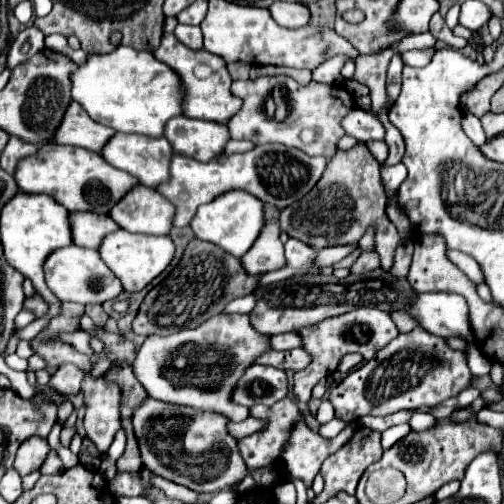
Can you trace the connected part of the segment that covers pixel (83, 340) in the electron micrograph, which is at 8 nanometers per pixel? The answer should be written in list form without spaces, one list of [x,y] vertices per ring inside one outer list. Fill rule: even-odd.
[[[78,330],[78,332],[74,332],[74,334],[60,334],[58,338],[60,338],[62,342],[66,342],[66,344],[74,346],[74,348],[76,348],[78,352],[82,352],[82,354],[94,354],[92,348],[88,346],[90,336],[88,336],[86,332],[82,332],[82,330]]]

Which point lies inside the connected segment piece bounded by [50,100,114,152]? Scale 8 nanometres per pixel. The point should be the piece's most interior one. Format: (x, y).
(77, 129)

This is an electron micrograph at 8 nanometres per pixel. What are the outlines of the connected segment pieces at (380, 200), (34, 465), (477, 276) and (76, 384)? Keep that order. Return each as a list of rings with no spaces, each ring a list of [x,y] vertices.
[[[356,144],[346,152],[338,152],[328,160],[326,172],[318,184],[296,204],[290,204],[280,214],[280,226],[290,238],[298,238],[312,248],[320,250],[338,244],[356,244],[366,228],[374,224],[376,230],[376,250],[380,264],[390,272],[394,264],[394,248],[402,242],[396,226],[386,216],[386,194],[380,182],[380,164],[370,154],[366,144]]]
[[[30,438],[30,440],[24,440],[18,448],[18,454],[16,454],[16,462],[14,462],[14,468],[20,472],[20,476],[26,476],[34,470],[38,470],[42,466],[42,462],[46,460],[50,452],[50,446],[48,446],[48,440],[46,438]]]
[[[448,250],[446,256],[448,256],[450,260],[454,260],[454,264],[456,264],[472,282],[476,282],[476,284],[478,284],[478,282],[484,282],[482,272],[480,272],[480,266],[476,264],[474,258],[456,250]]]
[[[64,364],[58,368],[58,372],[52,376],[50,380],[50,386],[54,390],[58,390],[60,394],[64,396],[70,396],[70,394],[78,394],[80,392],[80,386],[82,386],[82,380],[84,380],[84,372],[72,364]]]

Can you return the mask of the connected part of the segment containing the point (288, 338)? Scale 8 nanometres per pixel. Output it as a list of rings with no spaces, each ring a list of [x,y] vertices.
[[[294,332],[290,334],[276,334],[270,338],[270,348],[272,350],[292,350],[300,346],[300,336],[296,336]]]

